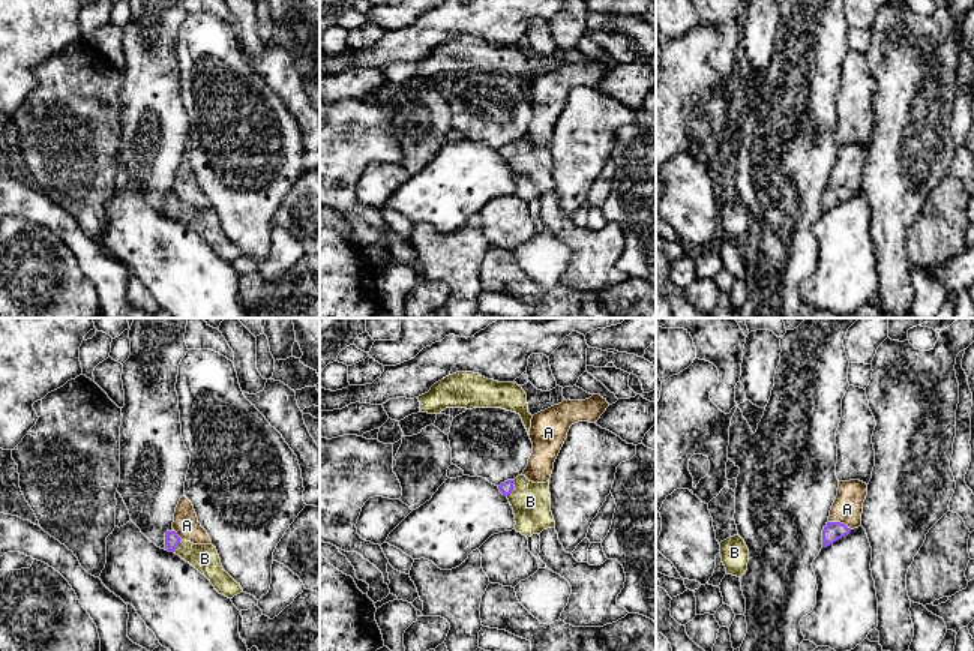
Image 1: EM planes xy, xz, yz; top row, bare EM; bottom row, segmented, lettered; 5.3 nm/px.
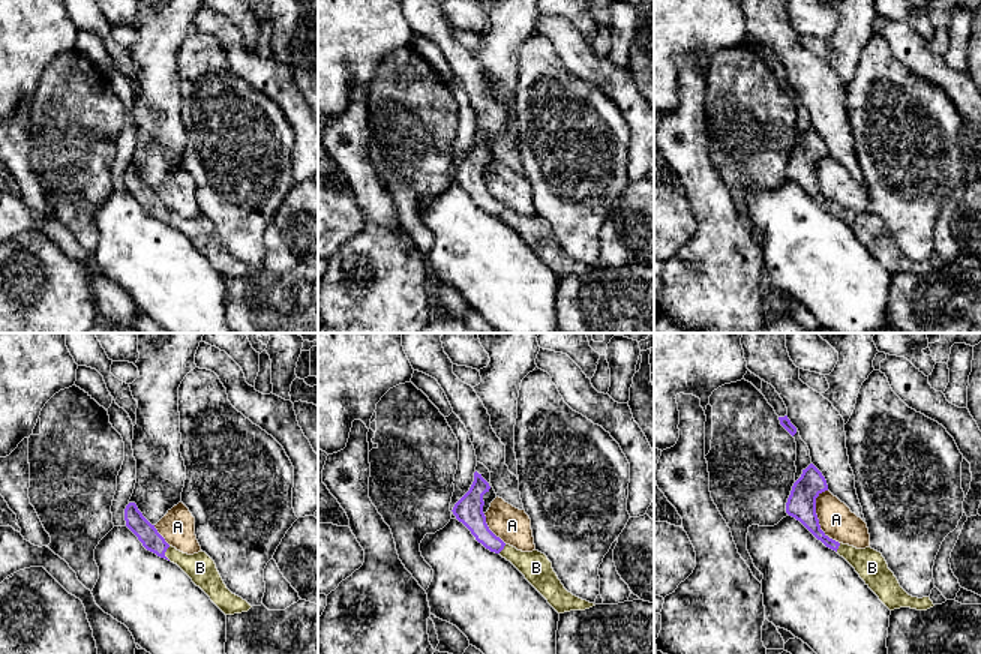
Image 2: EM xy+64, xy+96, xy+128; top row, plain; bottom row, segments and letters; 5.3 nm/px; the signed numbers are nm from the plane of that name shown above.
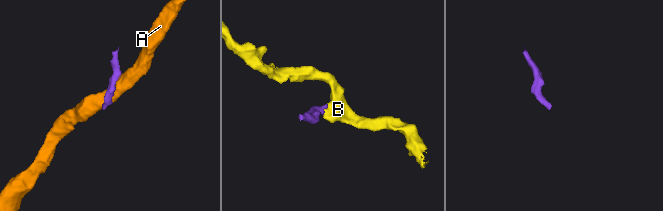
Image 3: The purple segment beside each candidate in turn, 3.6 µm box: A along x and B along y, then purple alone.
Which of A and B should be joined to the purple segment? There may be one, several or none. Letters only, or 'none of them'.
B

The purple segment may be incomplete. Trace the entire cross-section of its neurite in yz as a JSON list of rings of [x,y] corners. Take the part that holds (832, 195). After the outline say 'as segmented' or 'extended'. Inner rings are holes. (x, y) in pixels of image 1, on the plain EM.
[[[827,186],[822,194],[822,212],[833,208],[836,204],[848,200],[851,192],[840,186]]]; as segmented

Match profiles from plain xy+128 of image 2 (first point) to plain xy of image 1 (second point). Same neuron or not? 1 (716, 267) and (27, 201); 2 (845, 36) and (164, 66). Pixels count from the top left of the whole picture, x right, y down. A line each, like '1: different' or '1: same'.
1: different
2: same

